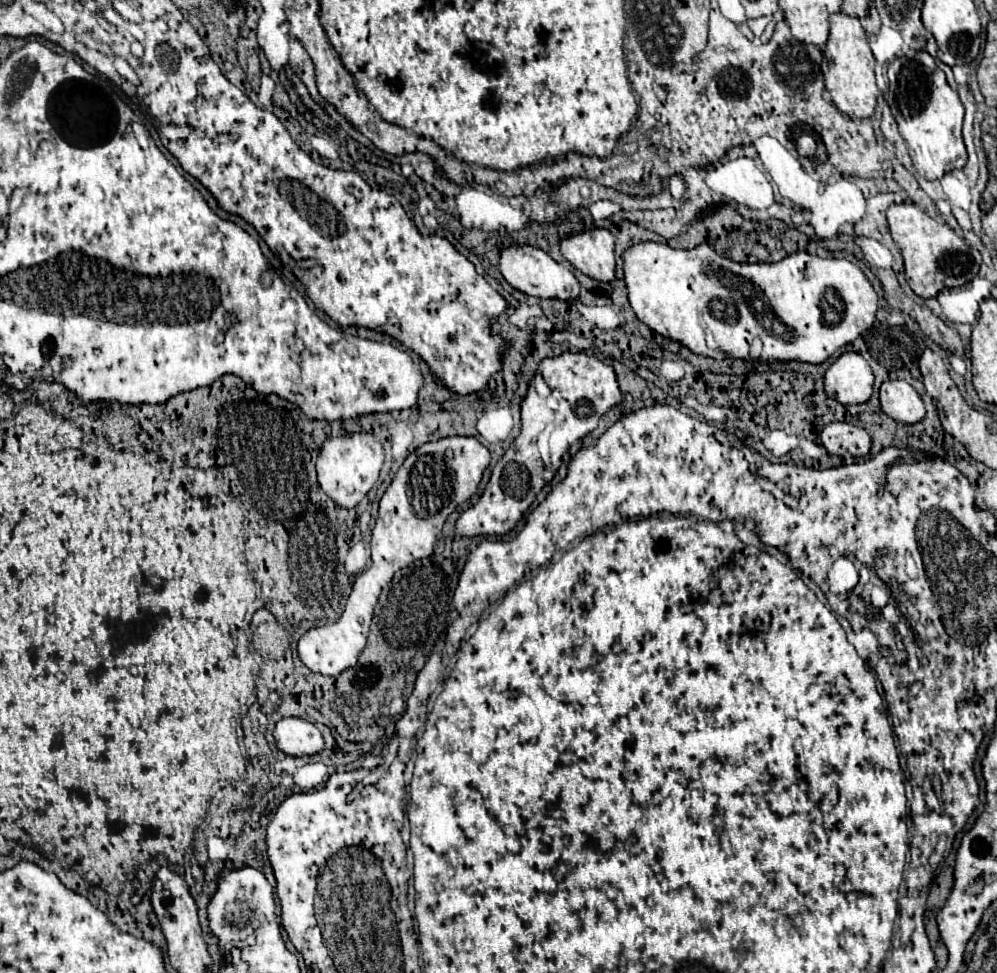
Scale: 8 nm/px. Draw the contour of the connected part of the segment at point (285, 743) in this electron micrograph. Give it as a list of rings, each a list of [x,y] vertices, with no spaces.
[[[283,718],[273,730],[277,748],[287,756],[311,756],[323,750],[321,732],[303,718]]]

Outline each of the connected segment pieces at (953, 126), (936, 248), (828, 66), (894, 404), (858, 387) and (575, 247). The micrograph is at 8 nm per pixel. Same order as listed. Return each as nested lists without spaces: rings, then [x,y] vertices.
[[[917,52],[913,58],[897,58],[891,62],[887,74],[887,102],[917,172],[927,180],[937,180],[955,168],[963,168],[967,162],[967,150],[961,136],[963,104],[957,92],[947,84],[945,74],[937,68],[935,60],[927,52]]]
[[[913,202],[893,204],[887,210],[887,222],[893,242],[905,260],[905,278],[911,290],[921,298],[935,298],[943,288],[963,286],[971,282],[981,266],[979,250],[959,238],[943,220],[935,220]]]
[[[831,14],[831,32],[823,50],[821,70],[825,76],[825,88],[831,94],[833,104],[853,120],[867,120],[875,114],[879,88],[875,82],[875,58],[871,54],[865,30],[857,18],[845,14]]]
[[[887,380],[881,384],[881,408],[897,422],[915,424],[925,416],[925,404],[905,380]]]
[[[841,354],[825,372],[825,394],[839,404],[863,404],[873,394],[873,372],[861,354]]]
[[[593,228],[569,236],[561,240],[561,254],[593,280],[615,280],[615,236],[609,230]]]

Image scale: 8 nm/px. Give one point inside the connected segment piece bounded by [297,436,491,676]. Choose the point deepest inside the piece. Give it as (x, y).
(438, 476)

